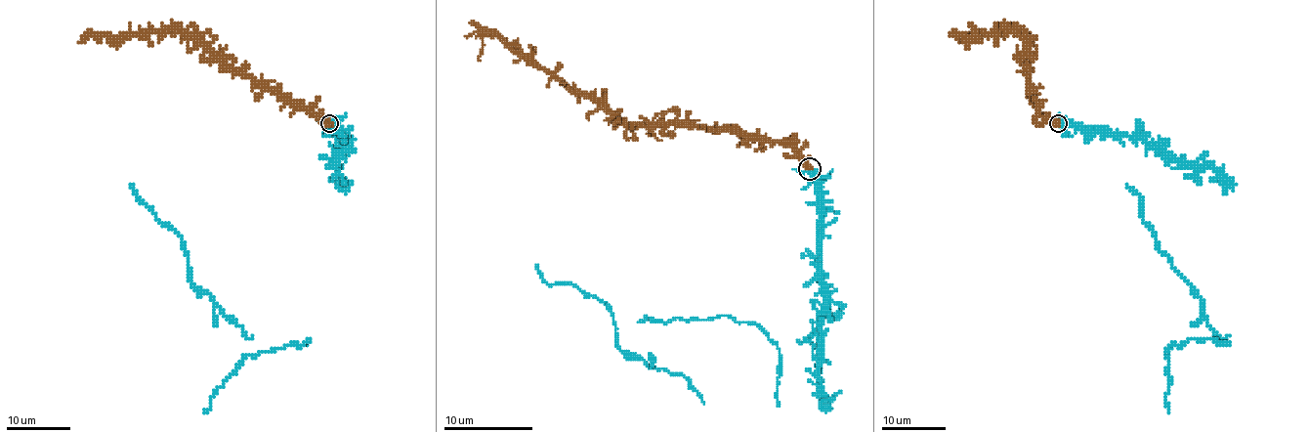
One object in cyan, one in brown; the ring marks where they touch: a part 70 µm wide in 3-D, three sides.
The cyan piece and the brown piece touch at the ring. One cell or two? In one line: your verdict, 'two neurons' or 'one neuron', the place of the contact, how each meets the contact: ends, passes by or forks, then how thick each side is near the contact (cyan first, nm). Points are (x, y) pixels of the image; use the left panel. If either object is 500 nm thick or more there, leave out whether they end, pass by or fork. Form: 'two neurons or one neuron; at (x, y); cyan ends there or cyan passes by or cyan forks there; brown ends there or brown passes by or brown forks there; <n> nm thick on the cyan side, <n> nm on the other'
one neuron; at (329, 123); 550 nm thick on the cyan side, 600 nm on the other

